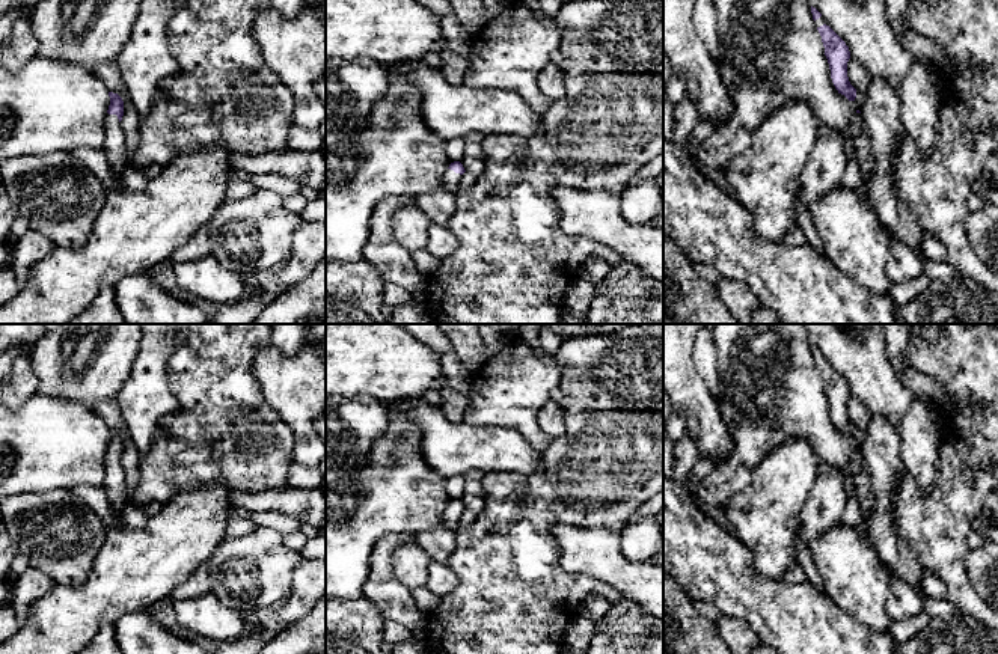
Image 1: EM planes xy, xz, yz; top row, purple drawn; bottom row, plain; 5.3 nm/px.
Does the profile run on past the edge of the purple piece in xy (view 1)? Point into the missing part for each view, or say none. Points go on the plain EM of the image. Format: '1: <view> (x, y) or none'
1: xy (115, 479)

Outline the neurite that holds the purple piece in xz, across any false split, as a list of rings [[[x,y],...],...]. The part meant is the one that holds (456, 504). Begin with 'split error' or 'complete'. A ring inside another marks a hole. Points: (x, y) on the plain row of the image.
split error; [[[460,499],[451,500],[448,508],[443,512],[442,524],[457,532],[460,526],[461,512],[464,509],[466,508]]]

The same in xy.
split error; [[[109,429],[110,443],[107,448],[104,467],[106,476],[103,488],[106,490],[107,499],[113,508],[113,514],[118,517],[118,527],[124,527],[124,506],[128,502],[125,491],[127,475],[124,472],[121,458],[124,454],[124,439],[118,431]]]

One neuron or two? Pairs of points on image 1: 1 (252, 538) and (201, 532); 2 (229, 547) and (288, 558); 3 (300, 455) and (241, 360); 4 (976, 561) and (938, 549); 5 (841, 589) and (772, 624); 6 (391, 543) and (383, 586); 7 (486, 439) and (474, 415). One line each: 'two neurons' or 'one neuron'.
1: two neurons
2: one neuron
3: two neurons
4: two neurons
5: two neurons
6: one neuron
7: two neurons

